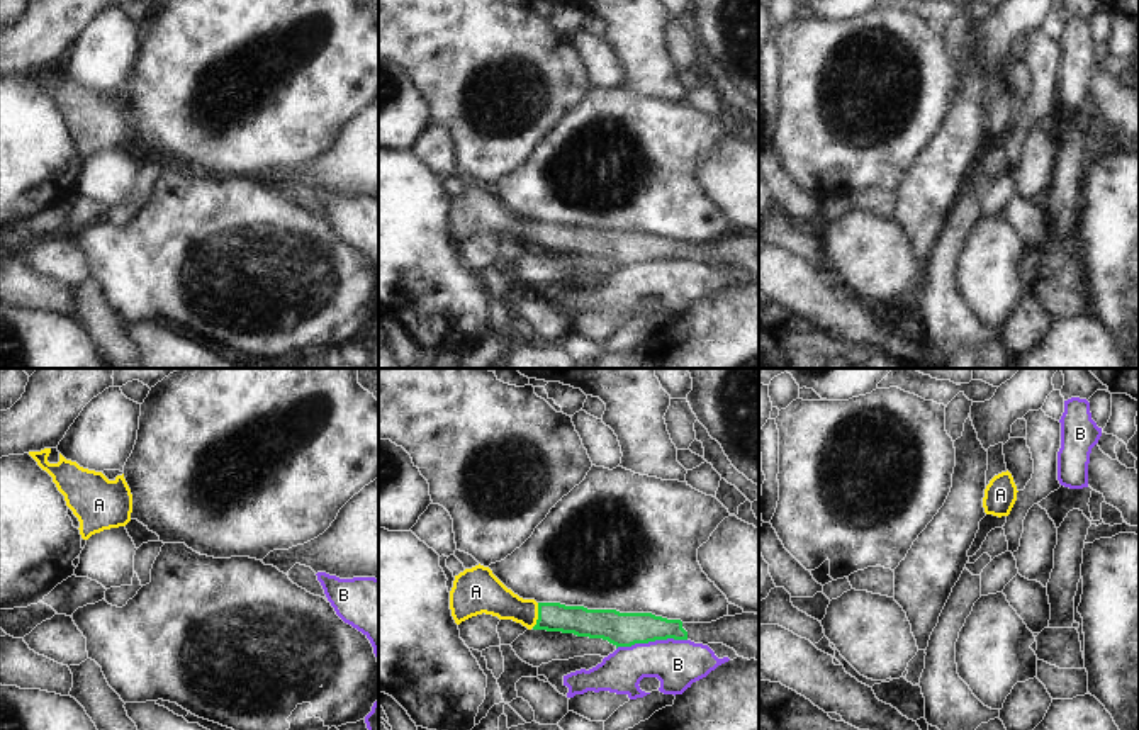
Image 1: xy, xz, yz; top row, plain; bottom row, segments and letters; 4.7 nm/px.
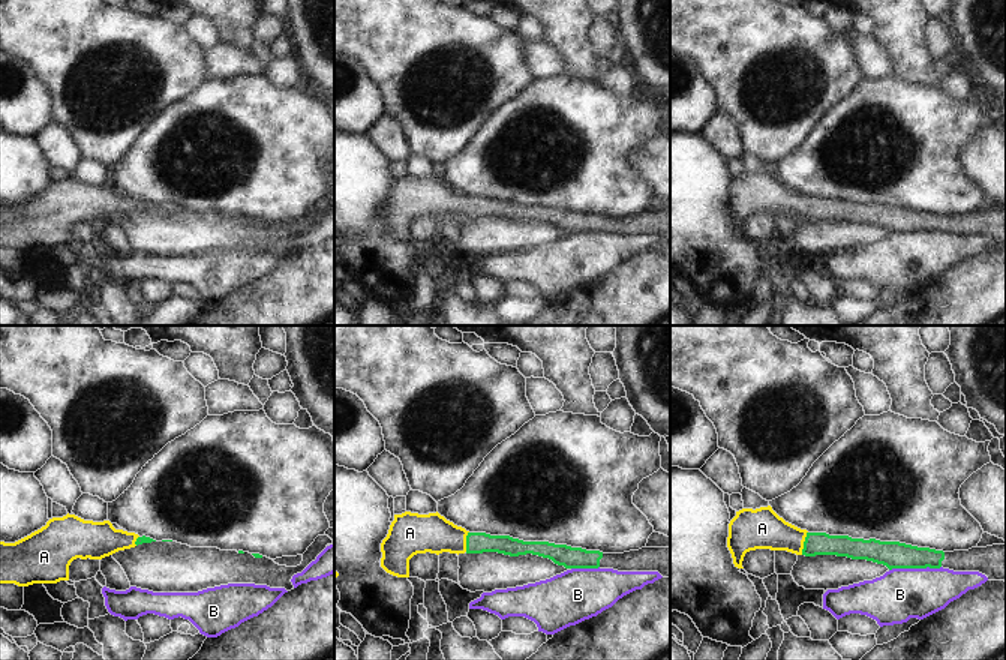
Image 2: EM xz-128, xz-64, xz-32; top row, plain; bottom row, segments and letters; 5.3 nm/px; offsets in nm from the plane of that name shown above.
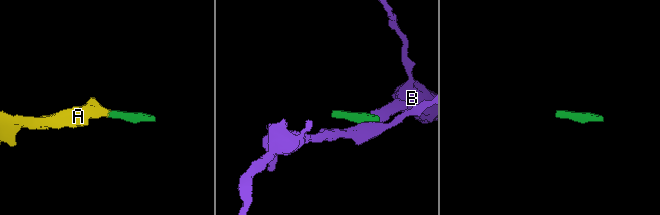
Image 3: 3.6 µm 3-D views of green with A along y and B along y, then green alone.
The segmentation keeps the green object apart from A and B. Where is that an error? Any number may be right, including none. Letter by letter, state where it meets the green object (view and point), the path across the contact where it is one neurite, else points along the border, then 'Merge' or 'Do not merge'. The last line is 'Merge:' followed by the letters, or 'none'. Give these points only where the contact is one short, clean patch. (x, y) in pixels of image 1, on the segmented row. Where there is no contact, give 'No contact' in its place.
A: Touches green at xz (538, 615). Path across: xz (552, 617), (538, 615), (508, 606), (491, 596). Merge
B: Touches green at xz (650, 640). Boundary: xz (686, 639), (656, 639), (617, 649). Do not merge
Merge: A

